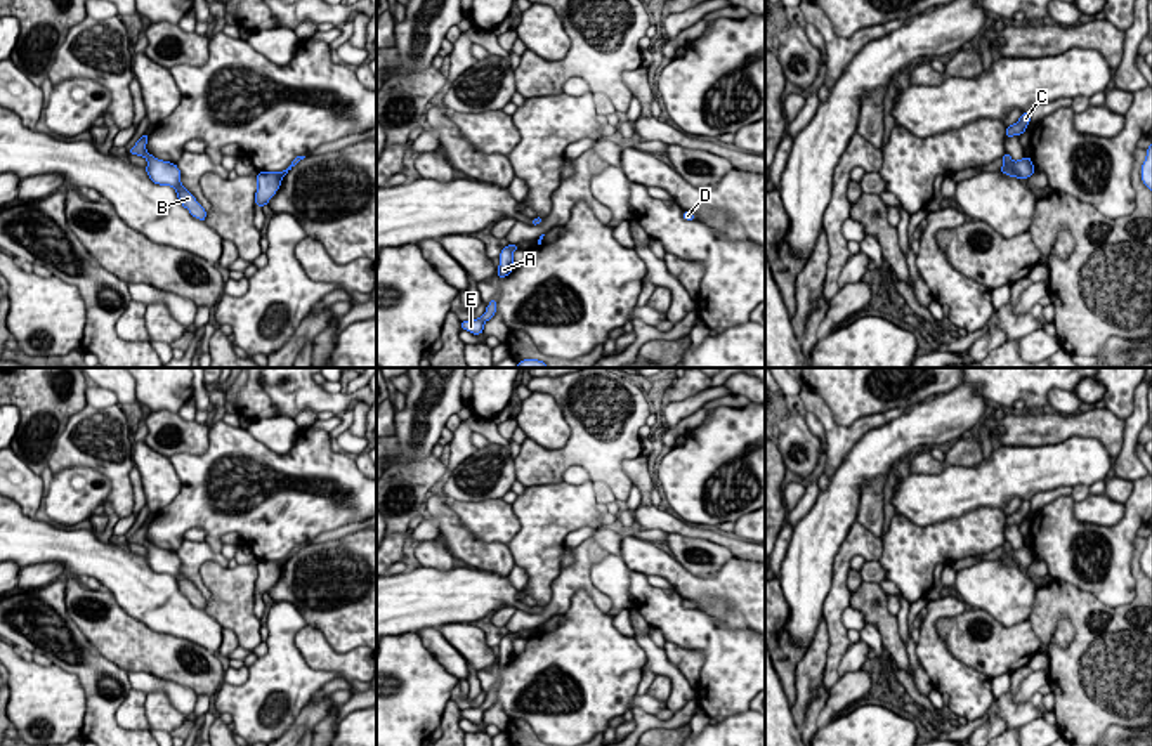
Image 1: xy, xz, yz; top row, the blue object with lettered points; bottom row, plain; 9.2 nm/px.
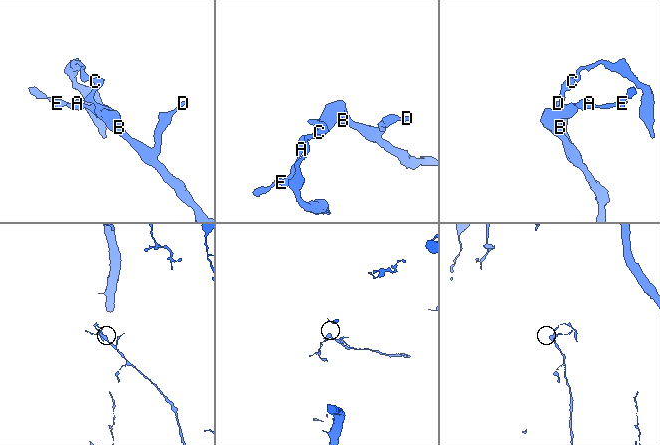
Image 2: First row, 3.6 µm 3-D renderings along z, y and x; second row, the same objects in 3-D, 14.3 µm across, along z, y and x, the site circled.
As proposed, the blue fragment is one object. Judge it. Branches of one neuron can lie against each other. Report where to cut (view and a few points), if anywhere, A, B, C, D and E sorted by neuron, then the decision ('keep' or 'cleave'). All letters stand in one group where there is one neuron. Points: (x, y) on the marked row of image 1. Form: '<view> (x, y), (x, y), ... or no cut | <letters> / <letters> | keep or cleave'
no cut | A B C D E | keep

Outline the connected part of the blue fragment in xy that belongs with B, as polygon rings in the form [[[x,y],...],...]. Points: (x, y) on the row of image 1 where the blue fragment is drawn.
[[[144,134],[134,147],[128,149],[130,154],[144,156],[147,160],[146,172],[154,184],[170,186],[175,189],[179,201],[189,210],[198,220],[206,219],[206,210],[196,201],[196,198],[180,184],[180,170],[175,163],[163,161],[147,153],[147,134]]]

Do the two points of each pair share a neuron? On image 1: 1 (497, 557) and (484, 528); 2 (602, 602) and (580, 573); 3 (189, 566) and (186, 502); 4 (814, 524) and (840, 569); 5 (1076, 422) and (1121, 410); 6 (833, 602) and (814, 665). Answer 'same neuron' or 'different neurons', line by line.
1: different neurons
2: same neuron
3: different neurons
4: different neurons
5: different neurons
6: different neurons

